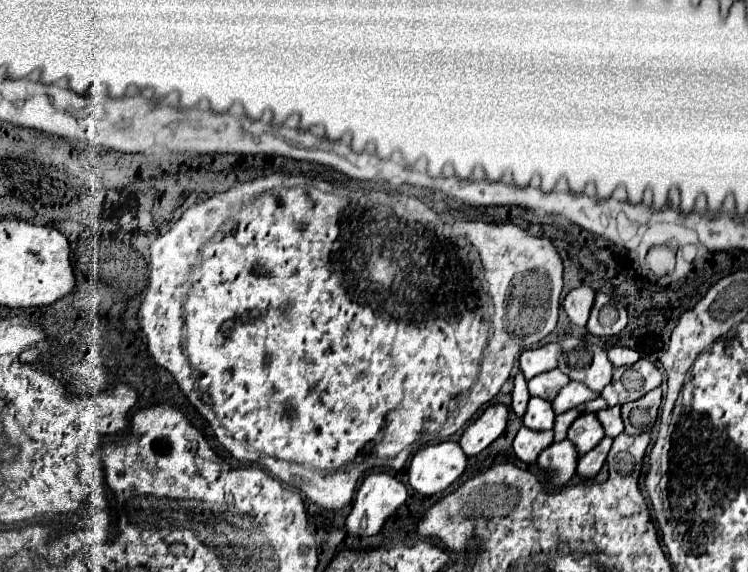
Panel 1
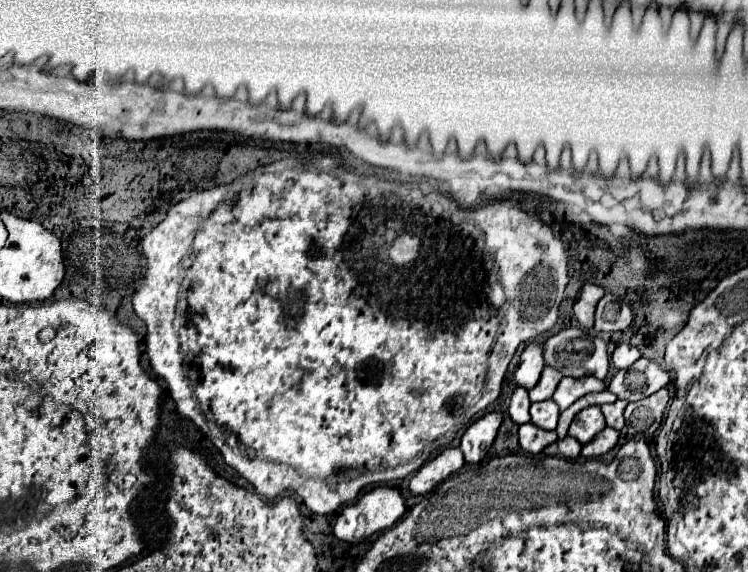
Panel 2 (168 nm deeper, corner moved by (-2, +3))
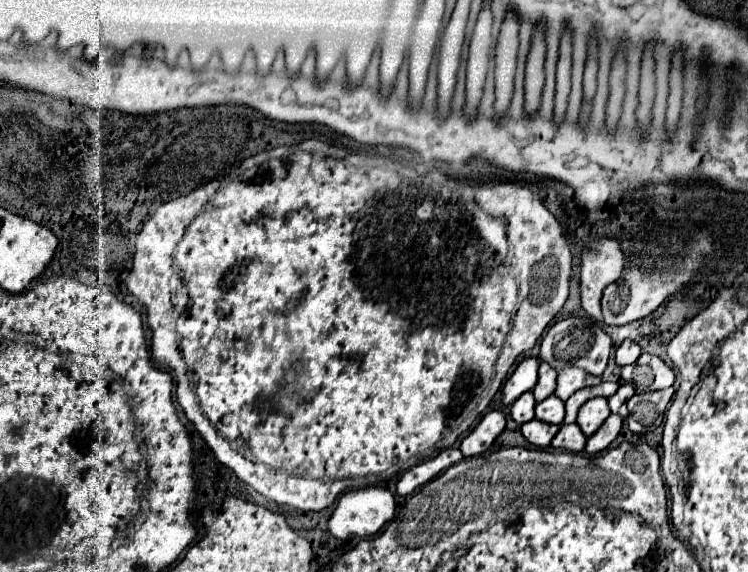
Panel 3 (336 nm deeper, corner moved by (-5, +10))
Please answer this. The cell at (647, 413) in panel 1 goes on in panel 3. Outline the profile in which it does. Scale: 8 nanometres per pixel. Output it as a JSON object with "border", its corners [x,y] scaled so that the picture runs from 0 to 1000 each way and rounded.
{"border":[[[900,677],[884,680],[884,684],[865,684],[865,687],[849,687],[841,698],[841,750],[852,760],[860,760],[862,753],[870,753],[884,743],[889,715],[894,698],[900,694]]]}

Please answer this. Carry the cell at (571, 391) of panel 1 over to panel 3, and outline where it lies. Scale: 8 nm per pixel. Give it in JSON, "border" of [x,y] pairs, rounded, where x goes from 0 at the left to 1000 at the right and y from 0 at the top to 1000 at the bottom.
{"border":[[[761,642],[761,645],[747,652],[742,691],[750,701],[758,701],[769,684],[774,684],[779,677],[793,677],[793,673],[801,673],[801,670],[803,670],[803,659],[787,656],[779,645],[771,645],[771,642]]]}

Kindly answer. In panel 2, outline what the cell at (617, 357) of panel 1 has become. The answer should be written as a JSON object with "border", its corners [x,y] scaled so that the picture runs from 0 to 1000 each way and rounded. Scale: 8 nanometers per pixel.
{"border":[[[829,601],[824,605],[824,612],[818,615],[818,636],[832,647],[832,643],[842,643],[853,626],[856,626],[856,612],[845,601]]]}

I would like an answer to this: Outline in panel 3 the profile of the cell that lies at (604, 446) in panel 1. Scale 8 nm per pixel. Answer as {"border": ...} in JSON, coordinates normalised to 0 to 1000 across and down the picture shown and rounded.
{"border":[[[814,726],[814,733],[809,733],[809,740],[785,767],[785,781],[782,781],[782,792],[787,792],[787,795],[798,795],[798,792],[803,792],[803,788],[809,788],[814,778],[817,778],[817,771],[828,760],[828,753],[830,753],[830,740],[833,740],[833,733],[828,729],[828,726]]]}

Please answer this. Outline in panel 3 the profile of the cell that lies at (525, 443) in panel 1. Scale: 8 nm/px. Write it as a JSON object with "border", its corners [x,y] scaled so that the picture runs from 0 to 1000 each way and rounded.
{"border":[[[713,733],[707,740],[702,740],[697,747],[697,757],[699,764],[715,778],[715,781],[723,781],[723,785],[731,785],[737,778],[737,767],[745,760],[747,753],[747,743],[737,743],[737,740],[726,740],[721,733]]]}

